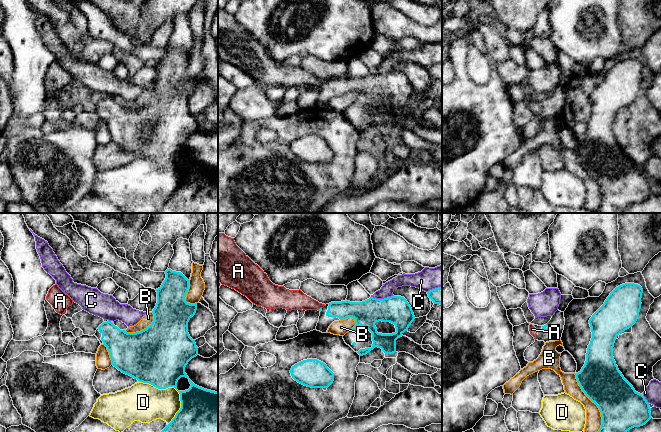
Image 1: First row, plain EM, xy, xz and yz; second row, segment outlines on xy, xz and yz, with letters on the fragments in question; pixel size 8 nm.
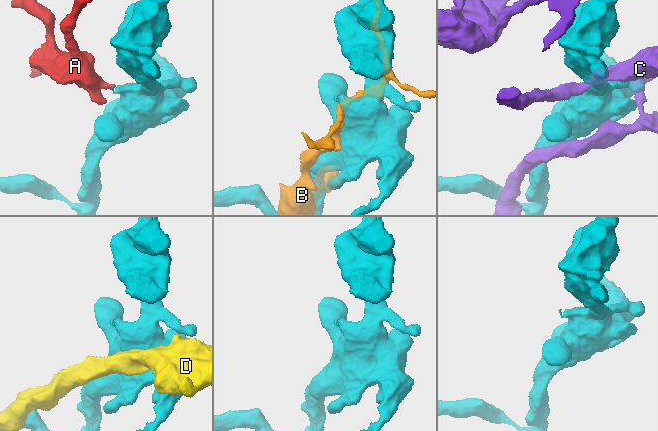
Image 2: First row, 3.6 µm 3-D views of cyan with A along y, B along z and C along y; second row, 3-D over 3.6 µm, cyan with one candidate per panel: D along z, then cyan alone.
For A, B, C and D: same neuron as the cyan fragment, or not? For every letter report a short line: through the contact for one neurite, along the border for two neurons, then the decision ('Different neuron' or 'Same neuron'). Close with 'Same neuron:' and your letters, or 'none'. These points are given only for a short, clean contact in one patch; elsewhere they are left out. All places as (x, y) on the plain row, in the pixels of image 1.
A: Line: xz (320, 85), (319, 85), (312, 80), (290, 76). Same neuron
B: Different neuron
C: Different neuron
D: Different neuron
Same neuron: A

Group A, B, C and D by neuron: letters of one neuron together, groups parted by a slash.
A / B / C / D

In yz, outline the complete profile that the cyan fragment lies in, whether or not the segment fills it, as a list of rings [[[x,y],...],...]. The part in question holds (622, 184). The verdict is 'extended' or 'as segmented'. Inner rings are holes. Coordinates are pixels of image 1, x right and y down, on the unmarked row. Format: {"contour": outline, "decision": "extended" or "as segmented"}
{"contour": [[[634,59],[616,63],[589,96],[592,114],[587,124],[585,140],[575,151],[582,167],[601,188],[602,201],[596,213],[624,213],[627,207],[645,201],[652,194],[649,179],[624,154],[613,133],[617,112],[632,103],[638,95],[642,69],[642,63]]], "decision": "as segmented"}

